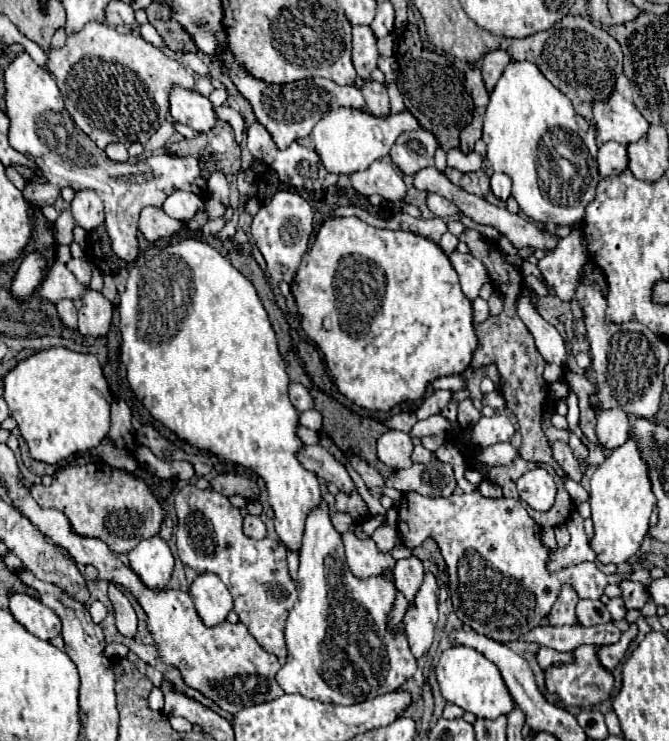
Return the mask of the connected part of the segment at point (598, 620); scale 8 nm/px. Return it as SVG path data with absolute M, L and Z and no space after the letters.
M581 599L577 603L577 619L583 627L611 623L611 615L607 607L601 601L591 601L591 599Z

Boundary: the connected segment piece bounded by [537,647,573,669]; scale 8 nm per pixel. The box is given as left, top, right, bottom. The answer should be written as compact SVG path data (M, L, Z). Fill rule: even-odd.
M541 647L537 653L537 663L541 669L547 669L547 665L557 665L559 661L573 661L573 653L557 653L555 649Z

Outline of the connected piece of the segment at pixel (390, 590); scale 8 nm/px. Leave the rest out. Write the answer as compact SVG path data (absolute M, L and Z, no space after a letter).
M325 501L319 503L307 515L305 533L299 549L297 585L299 585L299 599L287 617L284 631L289 655L285 665L277 673L277 683L283 687L285 693L301 693L303 697L317 699L321 703L353 705L363 699L391 693L399 689L409 677L413 677L417 661L413 653L407 649L407 639L403 637L403 633L397 635L387 633L385 627L387 613L391 611L395 601L395 587L383 577L369 577L369 579L353 577L353 573L345 563L341 533L333 527L329 517L329 505Z

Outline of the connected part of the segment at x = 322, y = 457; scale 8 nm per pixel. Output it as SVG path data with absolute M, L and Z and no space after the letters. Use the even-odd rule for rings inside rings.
M321 445L303 447L303 451L299 453L299 461L305 469L311 469L313 473L317 473L317 477L323 477L329 483L335 483L339 491L345 491L347 495L353 495L357 491L347 469Z

